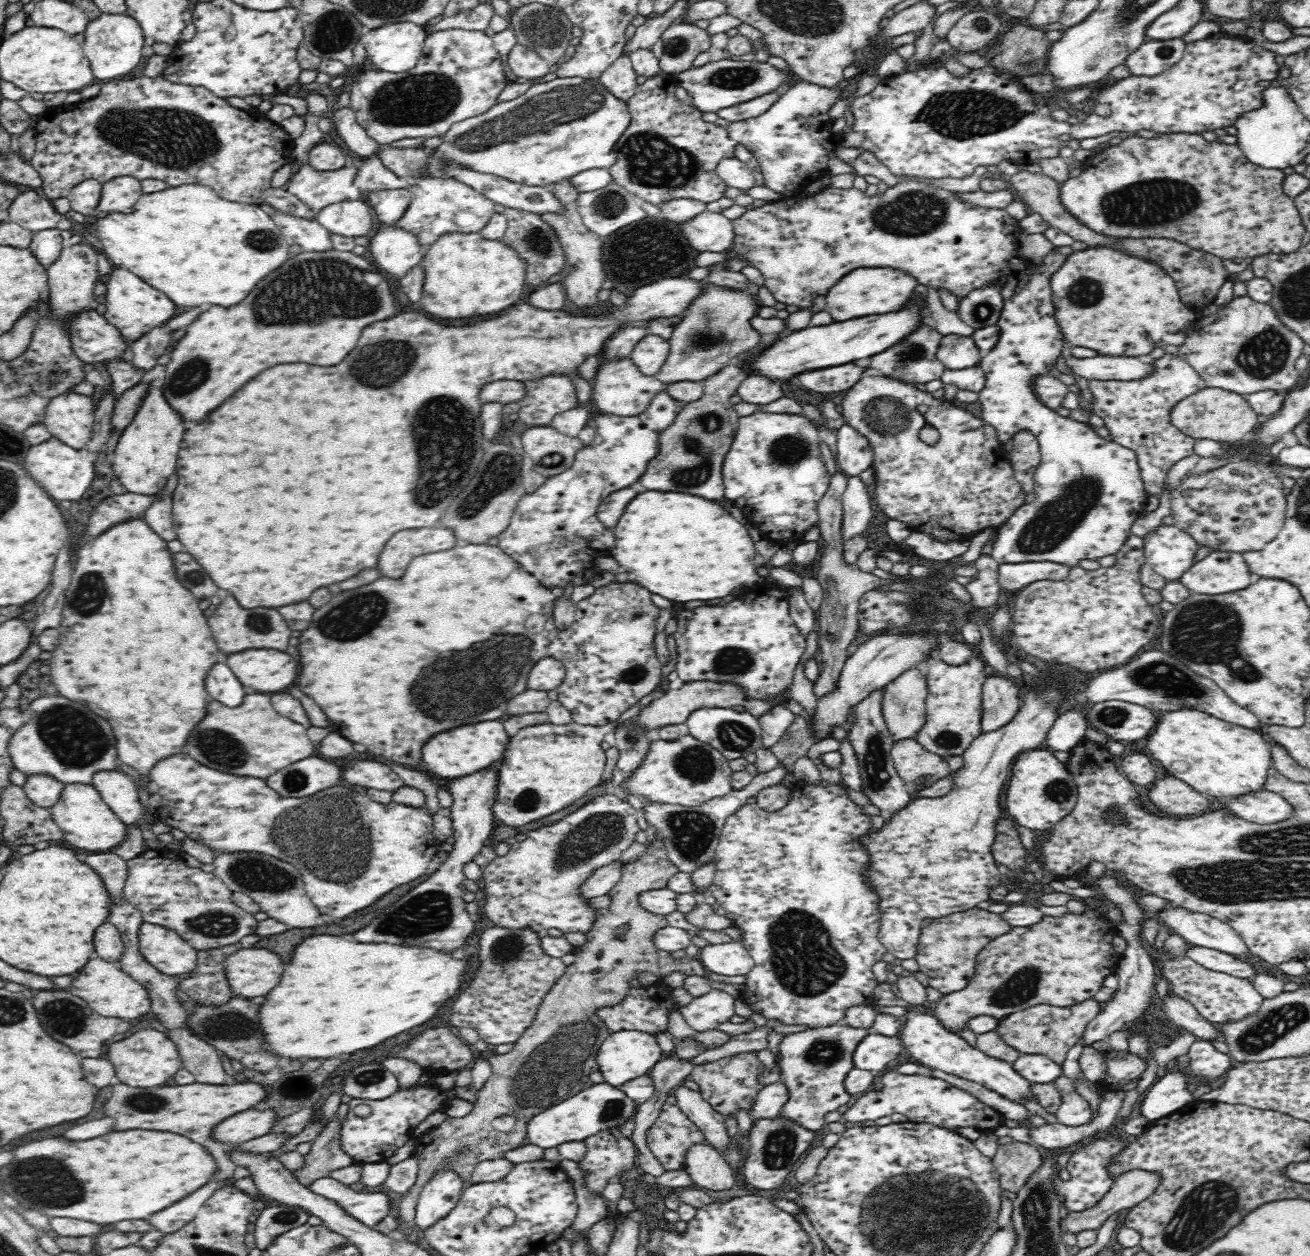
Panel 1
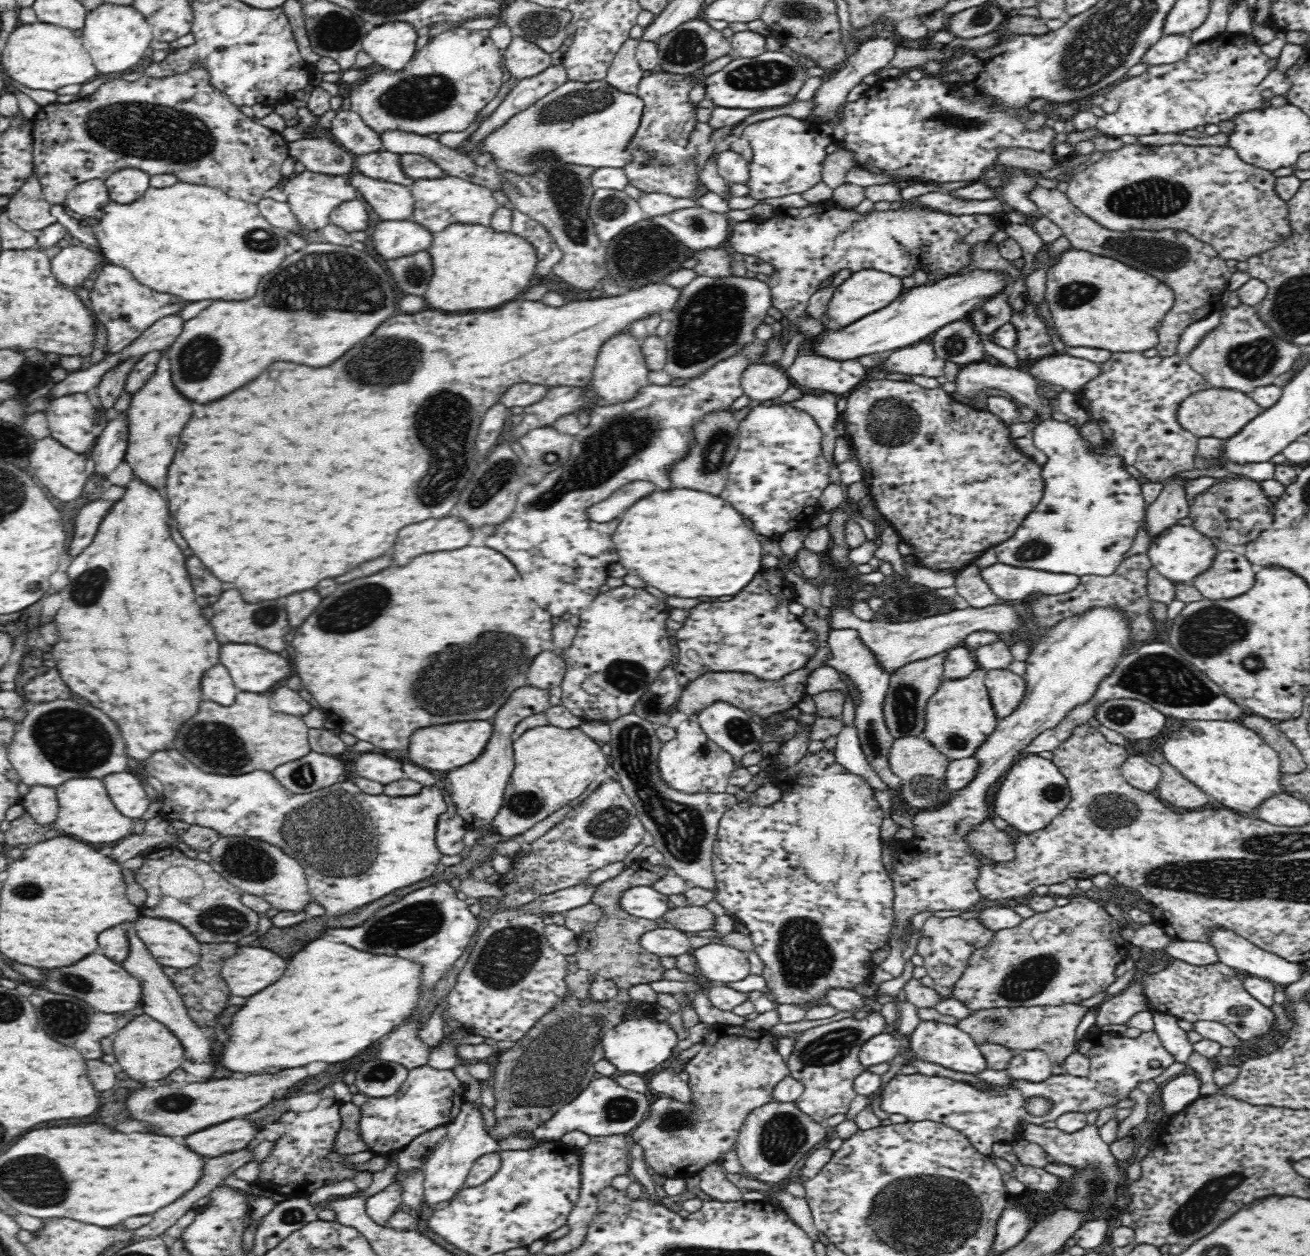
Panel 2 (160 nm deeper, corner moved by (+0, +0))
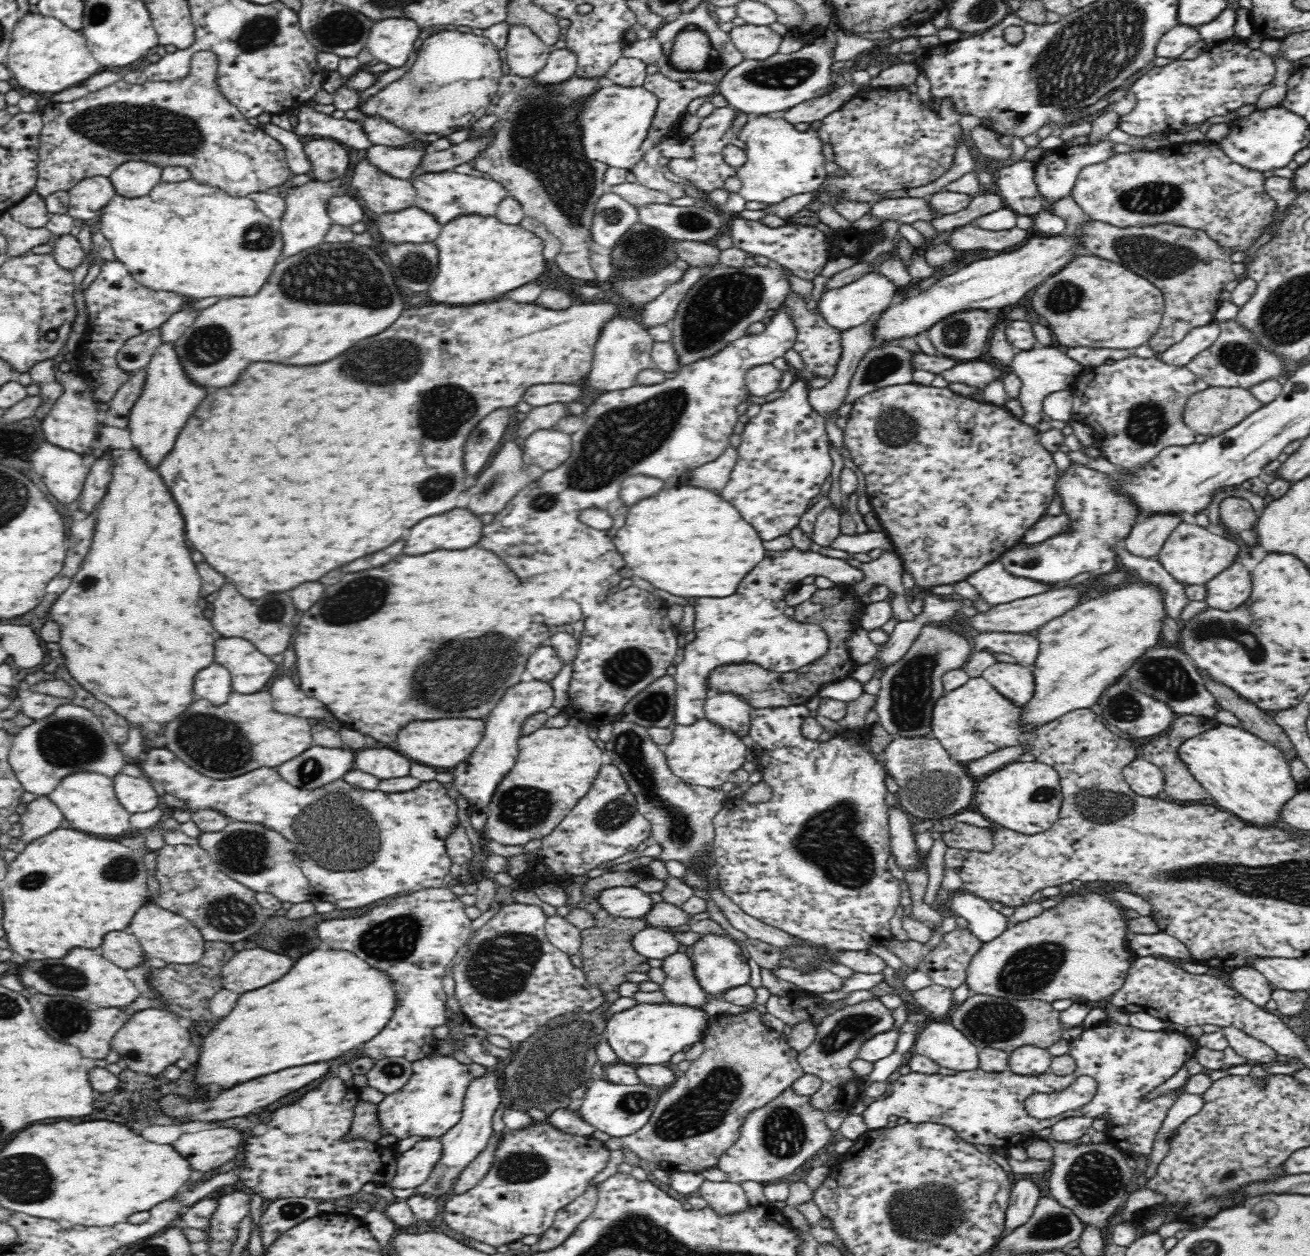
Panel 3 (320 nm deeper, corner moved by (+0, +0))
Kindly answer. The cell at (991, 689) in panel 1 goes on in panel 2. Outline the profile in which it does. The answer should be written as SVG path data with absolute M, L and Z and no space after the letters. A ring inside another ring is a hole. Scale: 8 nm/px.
M1009 669L990 670L983 681L987 686L997 718L1001 719L1012 714L1024 698L1026 690L1024 676L1018 676Z

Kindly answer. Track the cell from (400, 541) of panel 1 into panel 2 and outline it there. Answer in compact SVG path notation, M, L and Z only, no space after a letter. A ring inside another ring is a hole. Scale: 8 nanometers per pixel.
M458 515L424 520L400 530L398 542L394 544L394 558L398 566L404 566L426 552L464 548L470 538L472 527Z

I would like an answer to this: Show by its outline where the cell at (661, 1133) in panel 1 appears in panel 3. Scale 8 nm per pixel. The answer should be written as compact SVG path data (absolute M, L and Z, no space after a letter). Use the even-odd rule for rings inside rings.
M756 1009L739 1014L724 1014L711 1018L703 1040L705 1050L698 1060L692 1060L686 1072L678 1072L675 1084L666 1088L658 1099L649 1121L627 1137L611 1137L605 1142L612 1152L627 1147L640 1159L668 1172L702 1172L718 1164L719 1159L738 1141L739 1130L748 1113L766 1106L783 1094L796 1080L806 1076L798 1062L798 1052L788 1043L786 1034L769 1028Z

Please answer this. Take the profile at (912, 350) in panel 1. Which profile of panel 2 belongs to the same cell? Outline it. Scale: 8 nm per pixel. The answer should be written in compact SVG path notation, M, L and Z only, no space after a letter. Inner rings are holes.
M927 340L918 341L910 346L895 350L888 356L884 365L891 372L909 376L929 376L938 378L944 376L946 361L935 353L934 346Z

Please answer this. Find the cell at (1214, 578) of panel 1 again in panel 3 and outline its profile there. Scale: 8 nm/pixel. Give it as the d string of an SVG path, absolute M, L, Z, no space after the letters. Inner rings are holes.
M1234 562L1228 570L1216 575L1205 584L1208 589L1205 602L1209 608L1218 610L1236 610L1250 598L1252 590L1251 574Z

